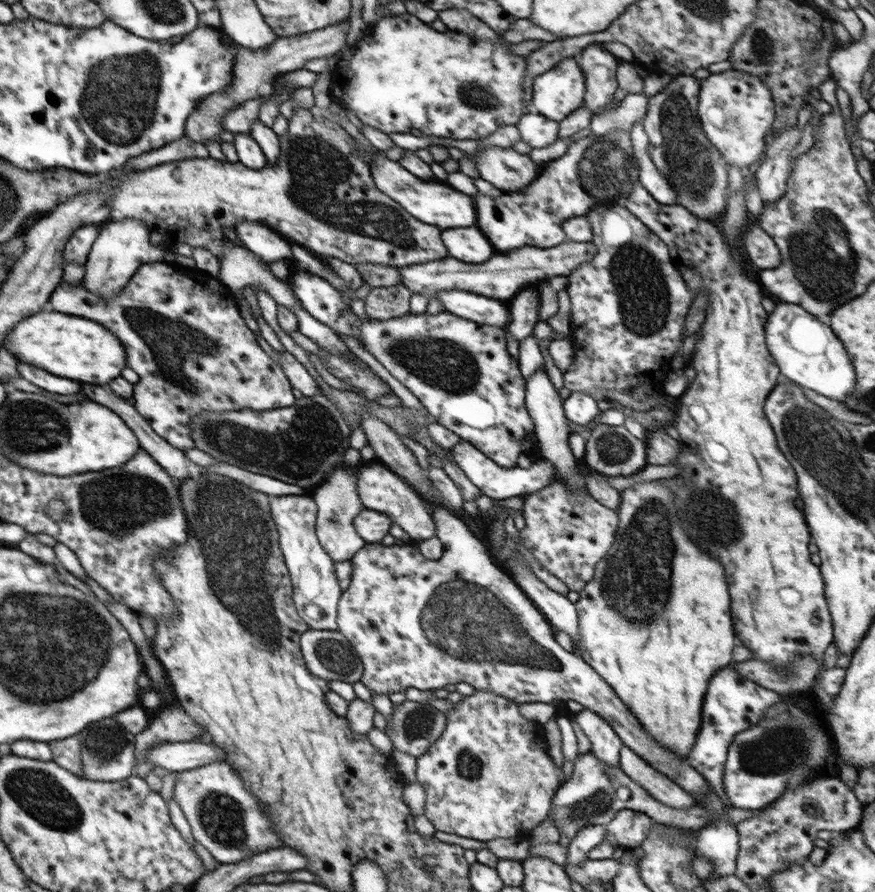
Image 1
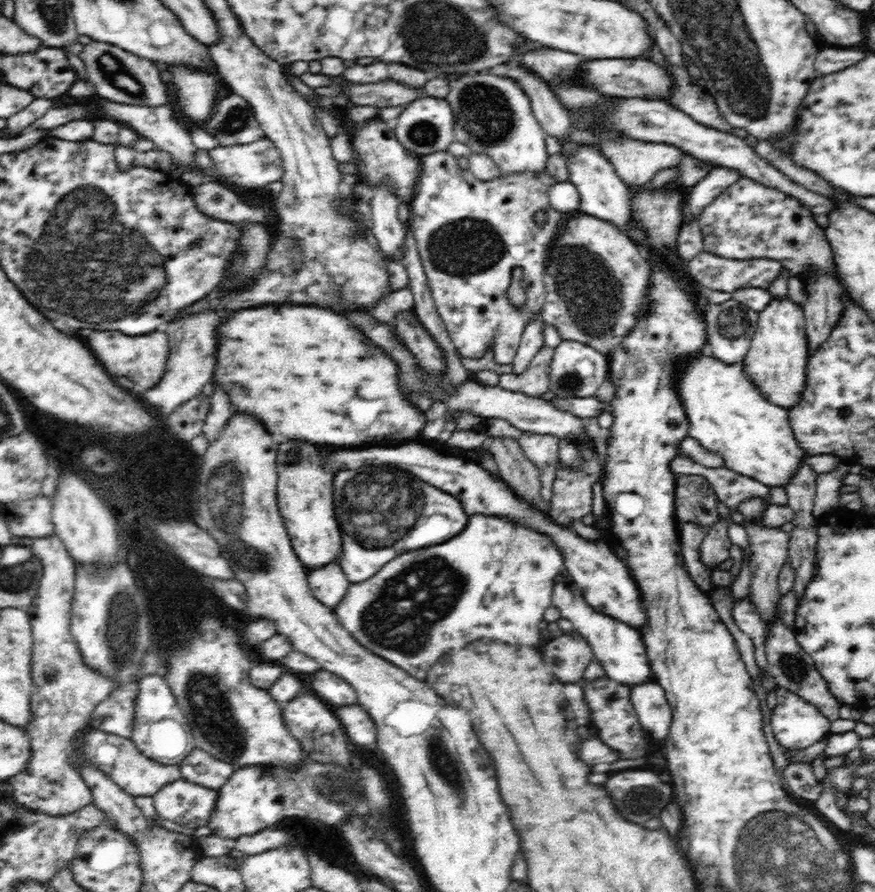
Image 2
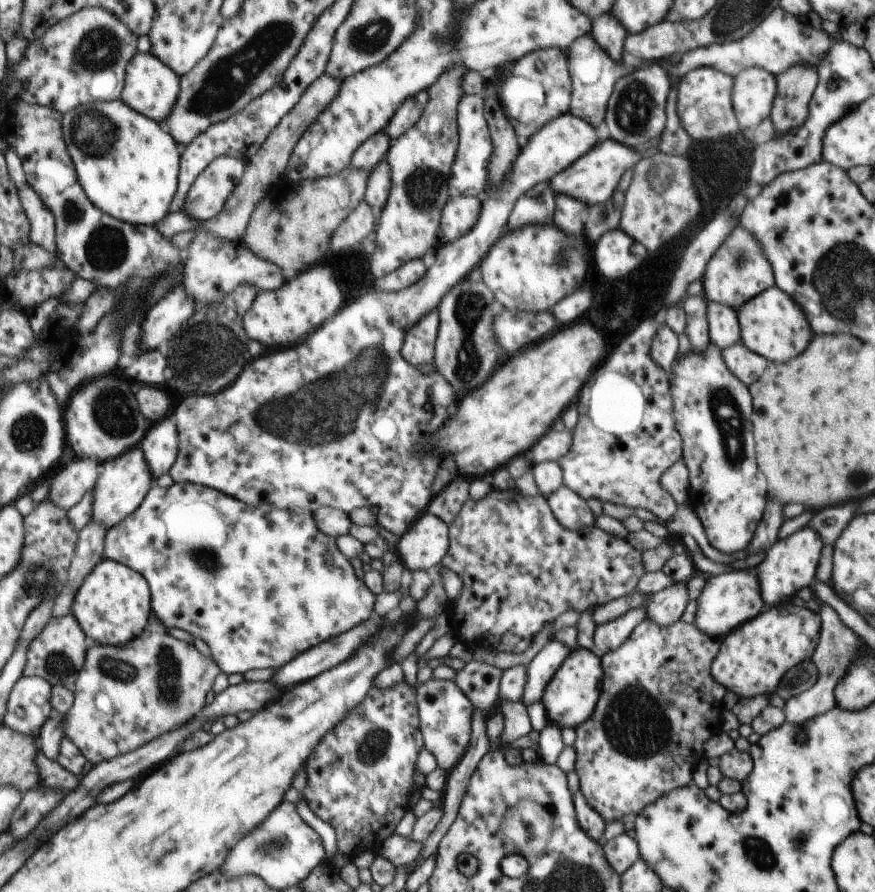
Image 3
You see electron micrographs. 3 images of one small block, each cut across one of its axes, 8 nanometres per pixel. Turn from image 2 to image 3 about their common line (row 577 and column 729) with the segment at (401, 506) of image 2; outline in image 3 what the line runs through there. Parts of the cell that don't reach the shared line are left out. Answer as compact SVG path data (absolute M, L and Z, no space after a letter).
M742 342L722 349L720 354L722 354L722 360L728 366L728 370L736 378L740 378L746 386L756 382L766 368L764 357L748 350Z

